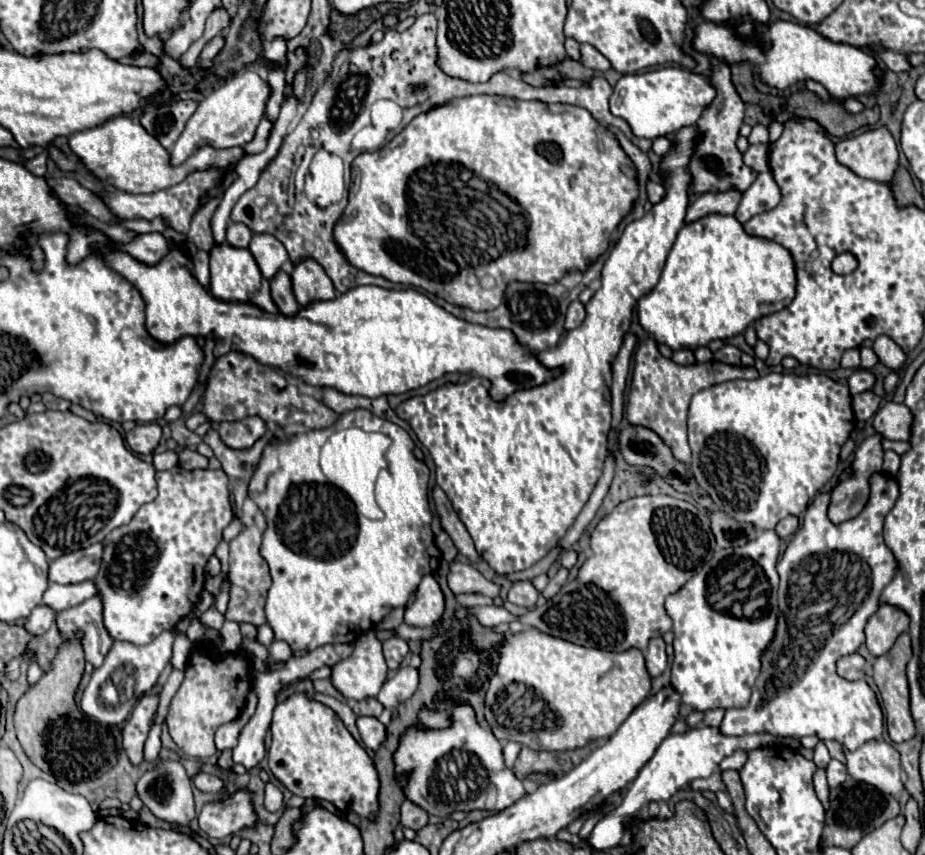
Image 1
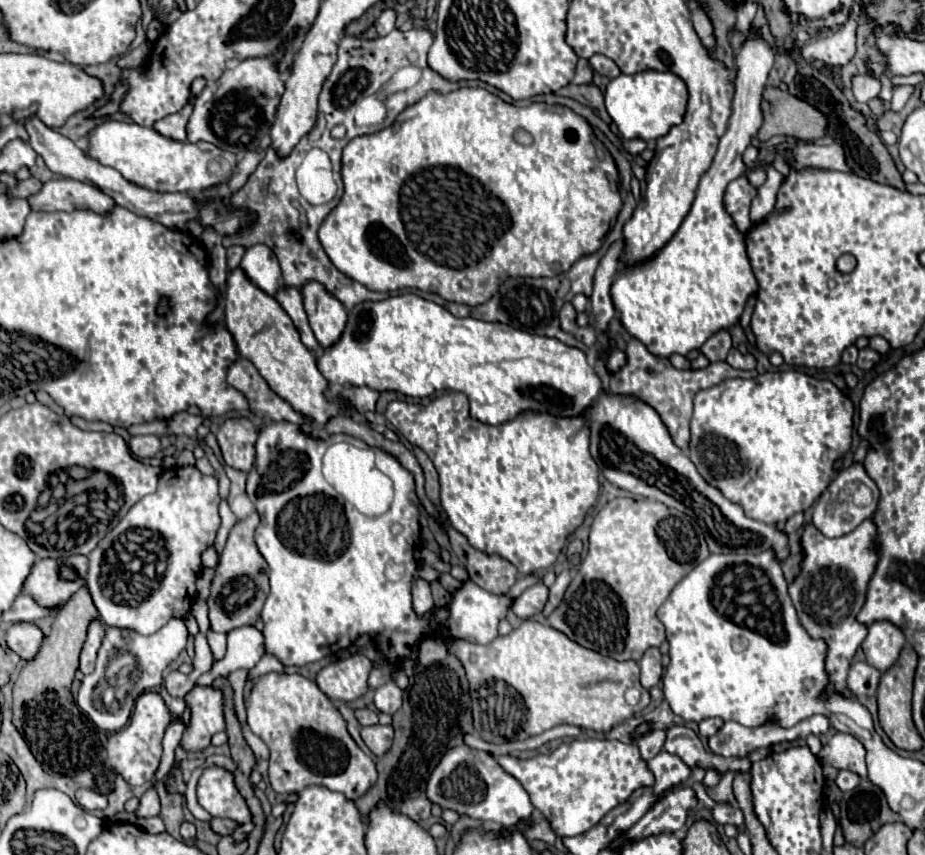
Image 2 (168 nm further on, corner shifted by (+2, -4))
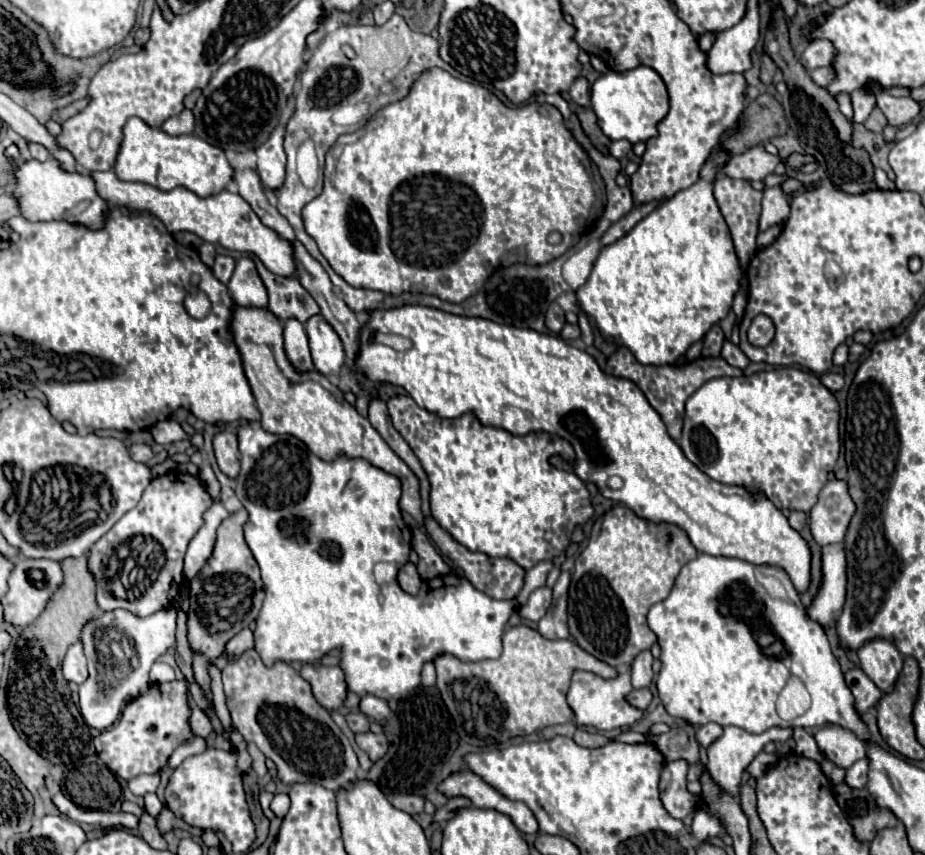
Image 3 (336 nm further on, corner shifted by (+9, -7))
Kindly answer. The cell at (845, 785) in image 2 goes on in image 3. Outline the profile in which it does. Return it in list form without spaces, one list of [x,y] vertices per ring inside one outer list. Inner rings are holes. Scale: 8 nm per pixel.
[[[860,759],[860,761],[856,761],[852,767],[848,767],[846,783],[848,783],[850,787],[854,787],[854,789],[866,787],[866,785],[868,785],[868,765],[870,765],[868,759]]]

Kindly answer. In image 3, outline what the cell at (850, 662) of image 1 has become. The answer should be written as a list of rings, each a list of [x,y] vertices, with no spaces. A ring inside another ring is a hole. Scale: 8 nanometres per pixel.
[[[850,669],[844,677],[848,689],[854,695],[854,707],[860,715],[864,715],[870,707],[874,707],[880,701],[882,691],[864,675],[862,669]]]

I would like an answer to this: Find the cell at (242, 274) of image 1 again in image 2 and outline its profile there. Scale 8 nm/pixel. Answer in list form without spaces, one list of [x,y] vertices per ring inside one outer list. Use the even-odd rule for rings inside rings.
[[[235,268],[227,276],[225,290],[225,328],[233,334],[235,344],[243,358],[251,360],[259,374],[267,380],[271,390],[285,398],[297,412],[311,418],[309,426],[303,426],[311,436],[319,436],[323,432],[323,424],[327,418],[335,416],[341,410],[341,402],[327,400],[323,396],[327,388],[327,380],[317,370],[315,354],[303,346],[299,340],[299,332],[293,328],[291,318],[279,308],[279,302],[265,294],[259,286],[255,286],[241,268]]]

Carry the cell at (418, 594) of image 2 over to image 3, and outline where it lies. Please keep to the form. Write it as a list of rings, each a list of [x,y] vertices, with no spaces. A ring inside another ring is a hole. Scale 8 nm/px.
[[[408,561],[406,565],[400,567],[400,571],[398,571],[398,583],[400,583],[400,587],[402,587],[406,593],[410,593],[410,595],[416,595],[416,593],[418,593],[422,579],[420,579],[414,563]]]

